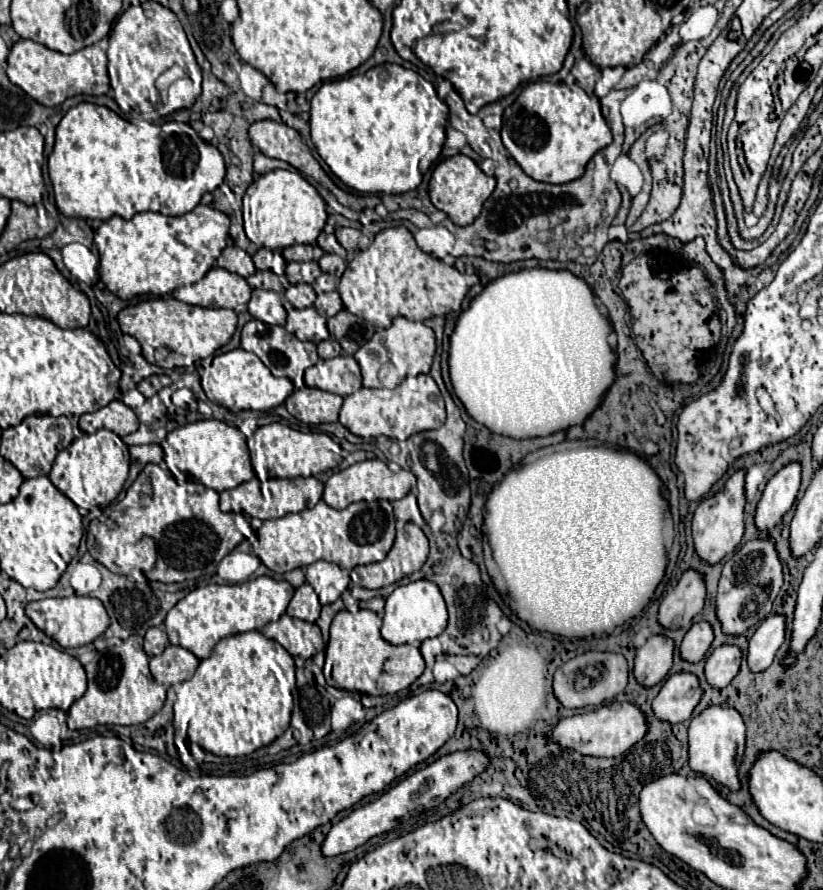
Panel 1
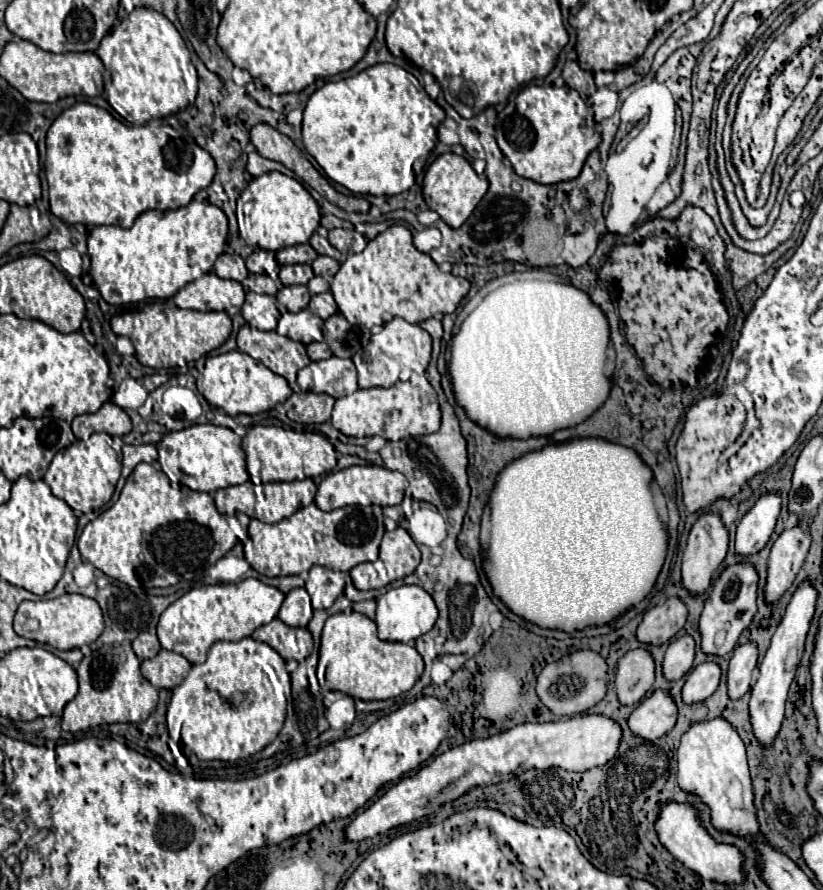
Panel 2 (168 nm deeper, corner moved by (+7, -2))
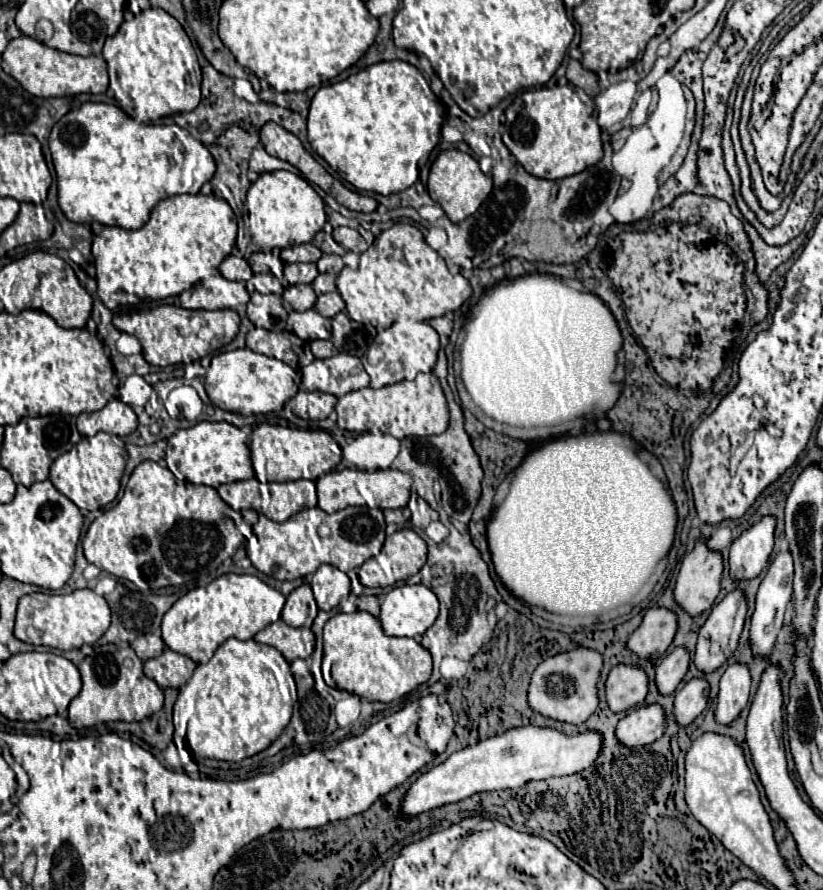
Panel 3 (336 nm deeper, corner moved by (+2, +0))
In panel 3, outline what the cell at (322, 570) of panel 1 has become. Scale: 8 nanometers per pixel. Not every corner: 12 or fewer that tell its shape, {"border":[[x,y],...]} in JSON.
{"border":[[333,565],[313,573],[317,607],[333,611],[349,595],[347,573]]}

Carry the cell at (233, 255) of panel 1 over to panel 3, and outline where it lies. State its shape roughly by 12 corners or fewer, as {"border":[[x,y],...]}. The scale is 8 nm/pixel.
{"border":[[237,255],[225,257],[219,271],[231,281],[253,277],[249,263]]}

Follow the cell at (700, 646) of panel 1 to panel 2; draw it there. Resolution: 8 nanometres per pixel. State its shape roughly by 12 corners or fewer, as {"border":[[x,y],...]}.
{"border":[[684,635],[668,645],[662,673],[678,681],[694,663],[694,639]]}

